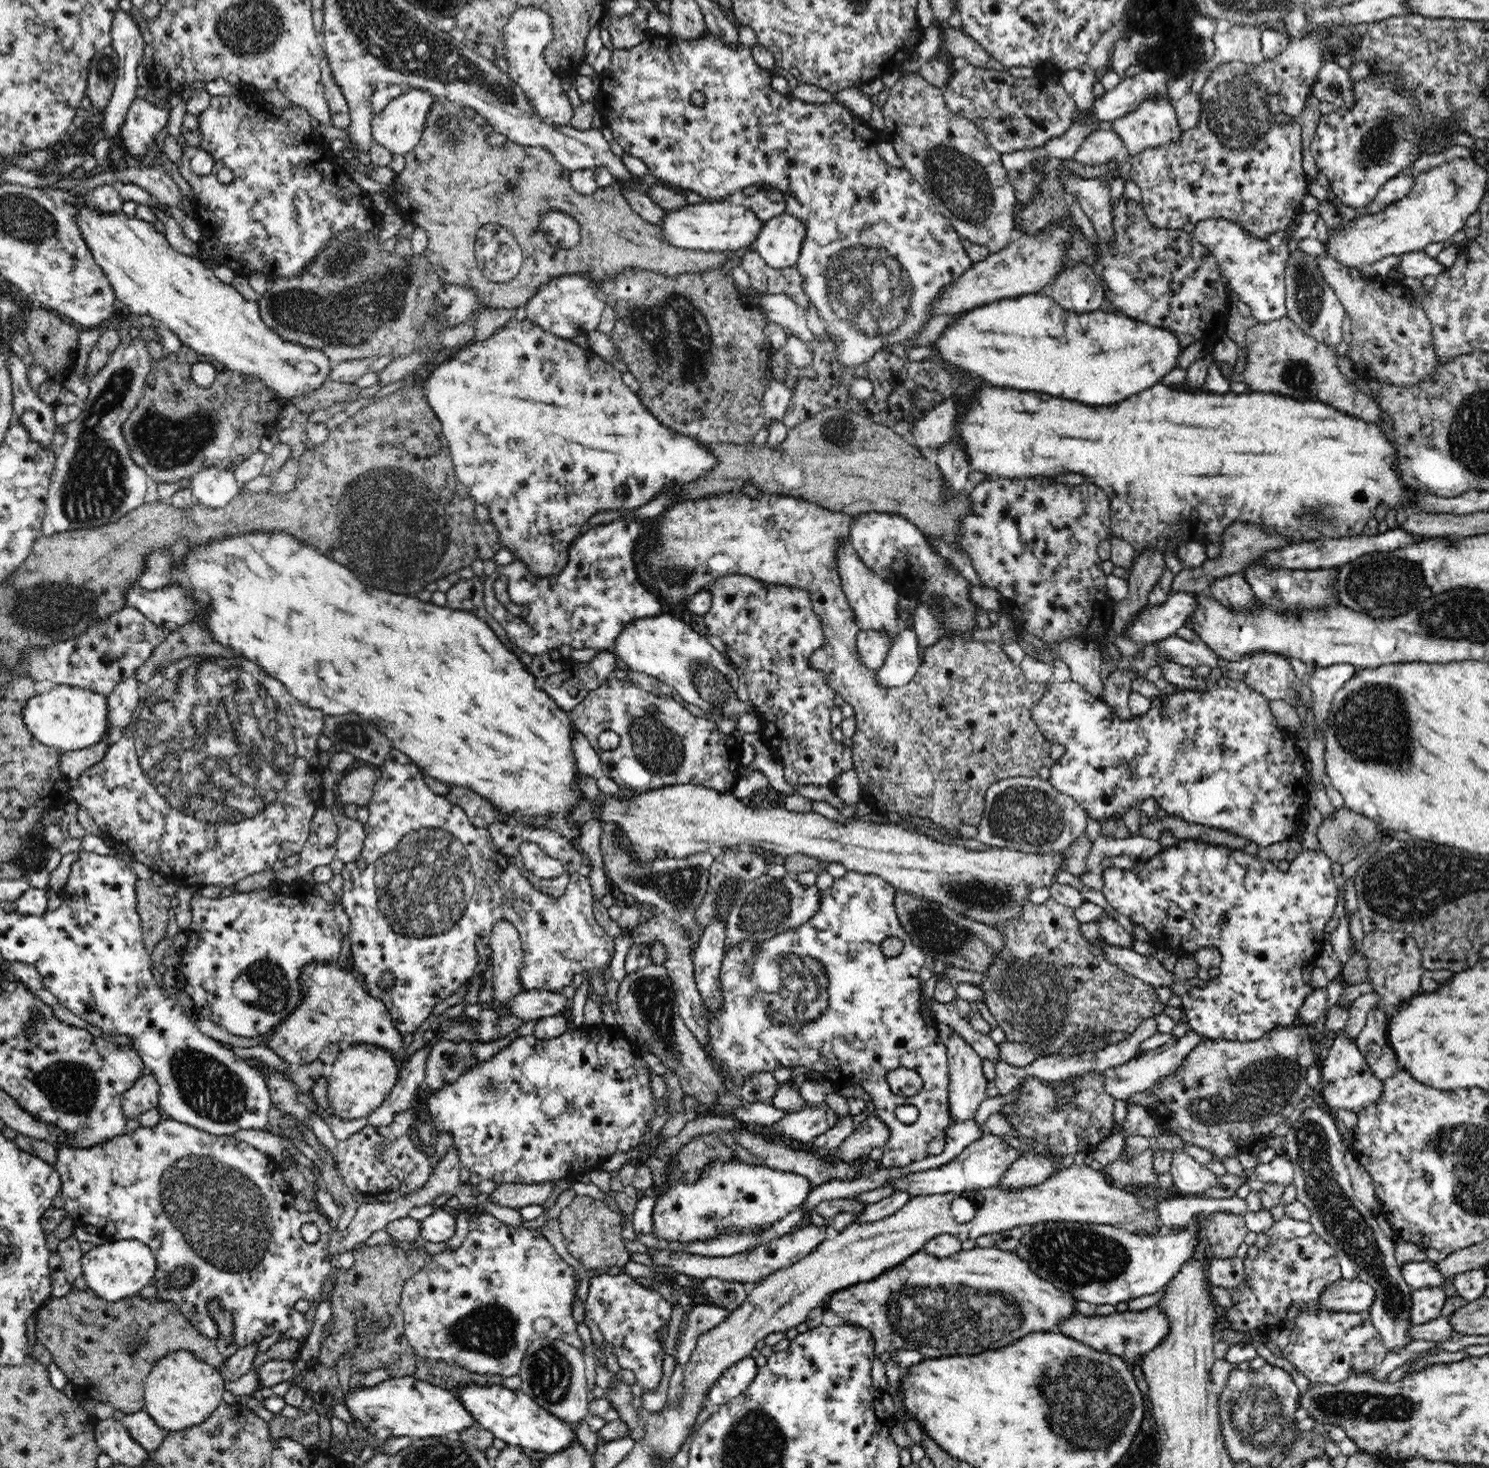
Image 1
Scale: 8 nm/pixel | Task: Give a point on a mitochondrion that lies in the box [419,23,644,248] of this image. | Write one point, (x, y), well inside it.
(449, 133)

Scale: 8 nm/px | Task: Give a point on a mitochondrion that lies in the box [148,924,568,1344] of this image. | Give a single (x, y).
(221, 1213)

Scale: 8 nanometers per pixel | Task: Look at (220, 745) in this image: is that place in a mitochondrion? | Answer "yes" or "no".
yes

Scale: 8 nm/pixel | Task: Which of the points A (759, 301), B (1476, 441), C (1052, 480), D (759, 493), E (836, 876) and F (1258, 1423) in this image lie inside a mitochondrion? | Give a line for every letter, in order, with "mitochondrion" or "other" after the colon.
A: other
B: mitochondrion
C: other
D: other
E: other
F: mitochondrion

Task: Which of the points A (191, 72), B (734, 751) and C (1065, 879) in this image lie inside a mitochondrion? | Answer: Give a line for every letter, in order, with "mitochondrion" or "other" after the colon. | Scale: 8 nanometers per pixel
A: other
B: other
C: other

